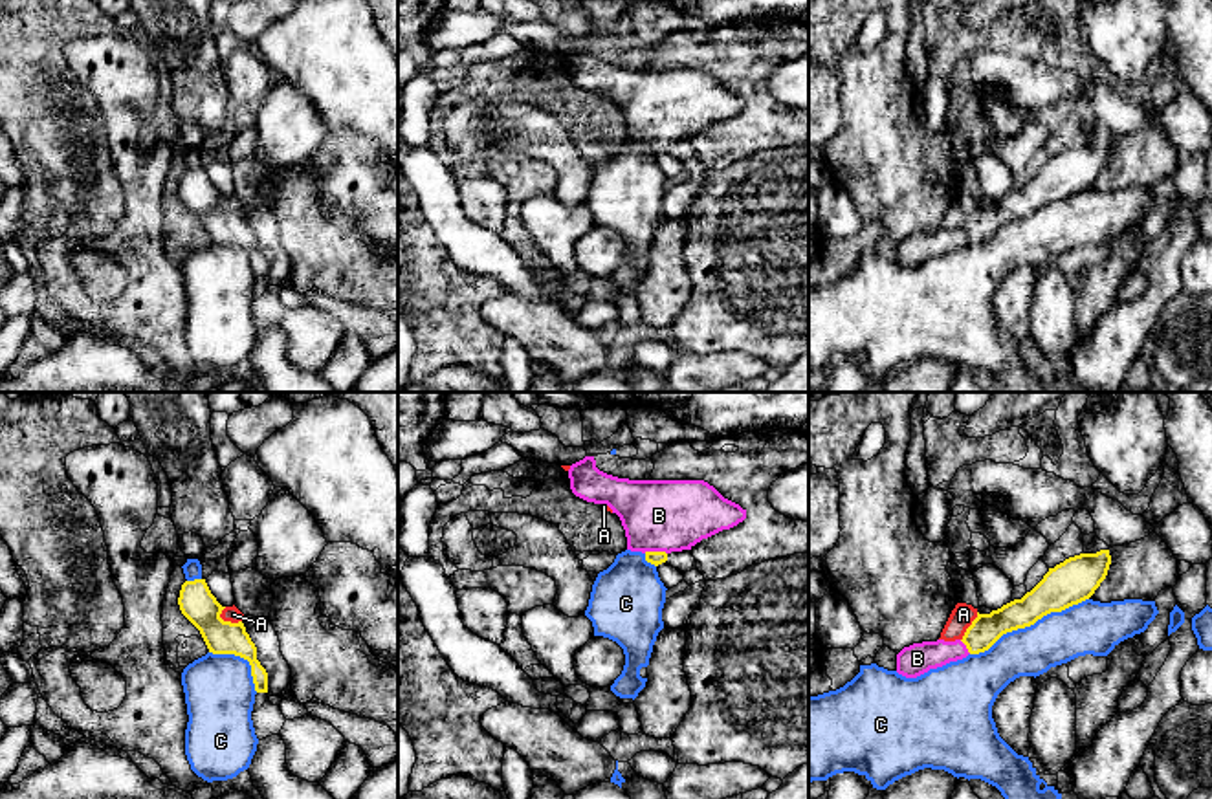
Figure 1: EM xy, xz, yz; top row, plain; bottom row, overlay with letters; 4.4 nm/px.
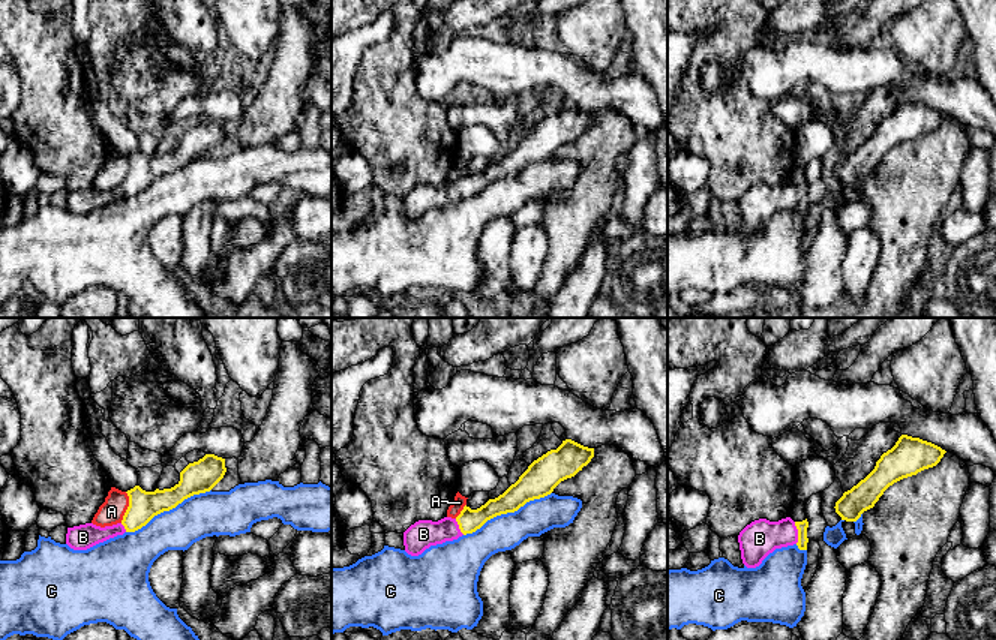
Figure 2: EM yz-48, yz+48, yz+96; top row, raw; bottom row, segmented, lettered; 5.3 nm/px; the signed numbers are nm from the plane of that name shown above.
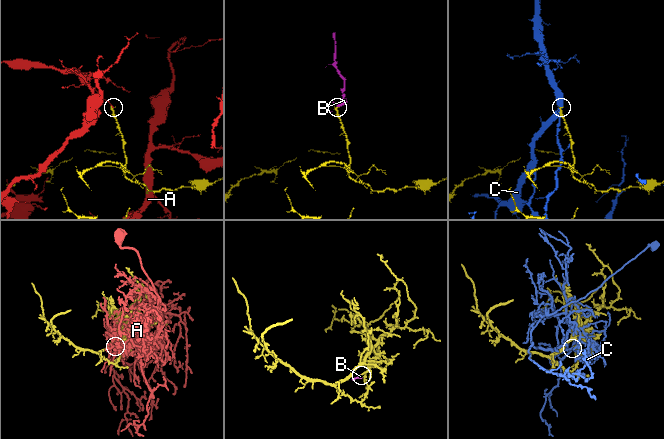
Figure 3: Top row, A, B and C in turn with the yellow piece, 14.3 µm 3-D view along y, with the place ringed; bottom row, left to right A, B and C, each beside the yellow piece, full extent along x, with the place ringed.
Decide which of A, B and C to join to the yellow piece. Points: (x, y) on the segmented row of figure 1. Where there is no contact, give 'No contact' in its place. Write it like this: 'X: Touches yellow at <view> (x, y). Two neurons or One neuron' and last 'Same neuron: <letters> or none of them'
A: Touches yellow at xy (230, 622). Two neurons
B: Touches yellow at xz (655, 552). One neuron
C: Touches yellow at yz (1029, 625). Two neurons
Same neuron: B

